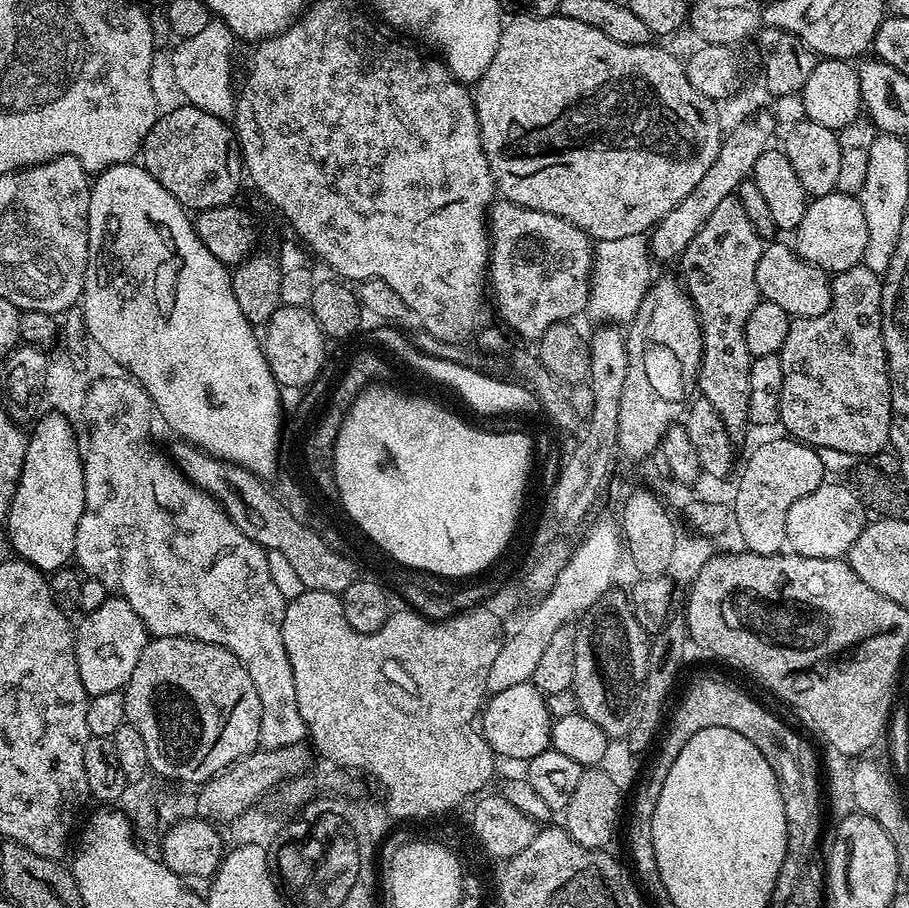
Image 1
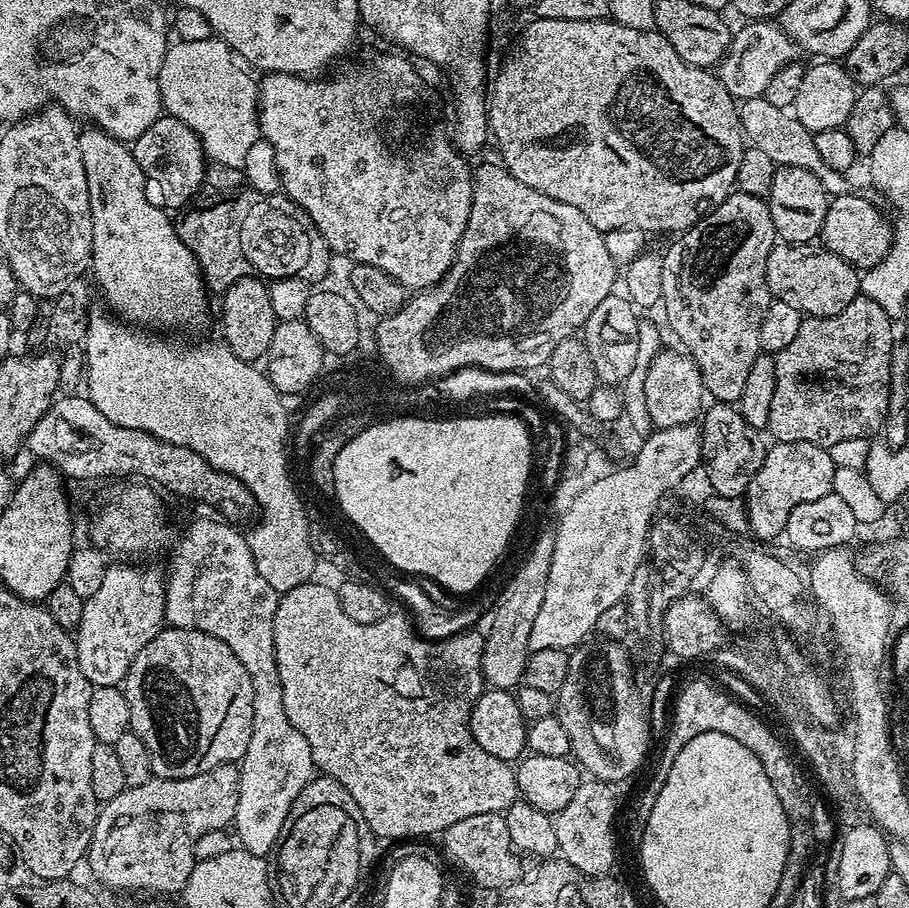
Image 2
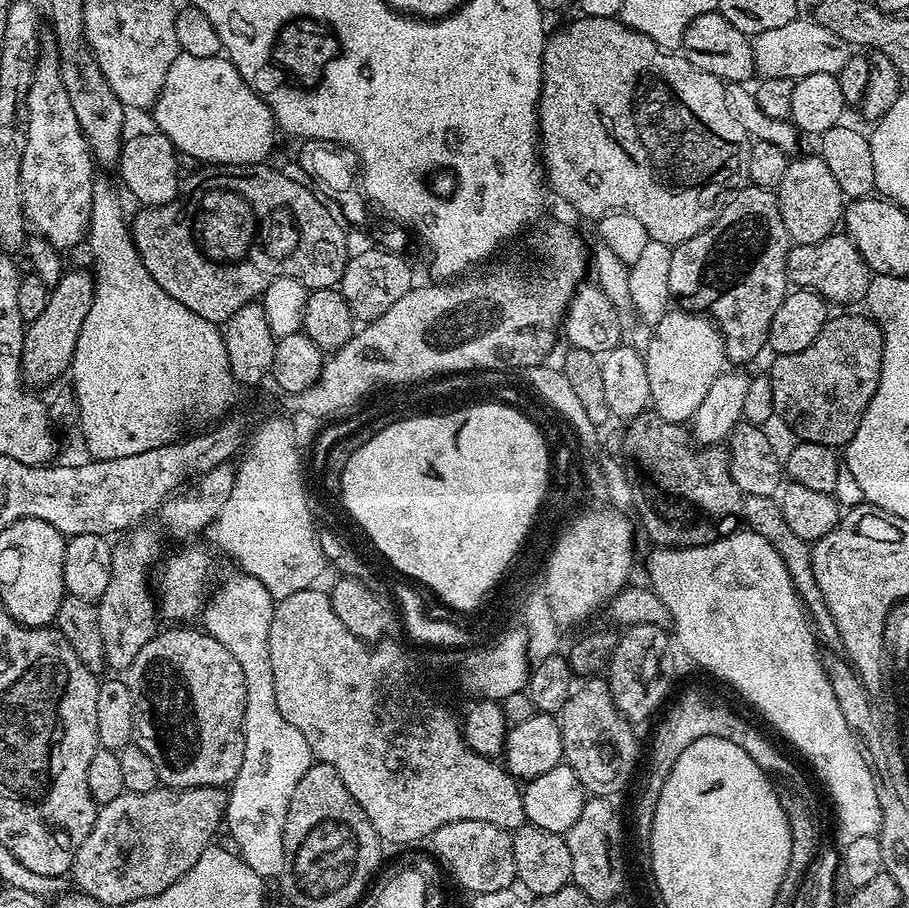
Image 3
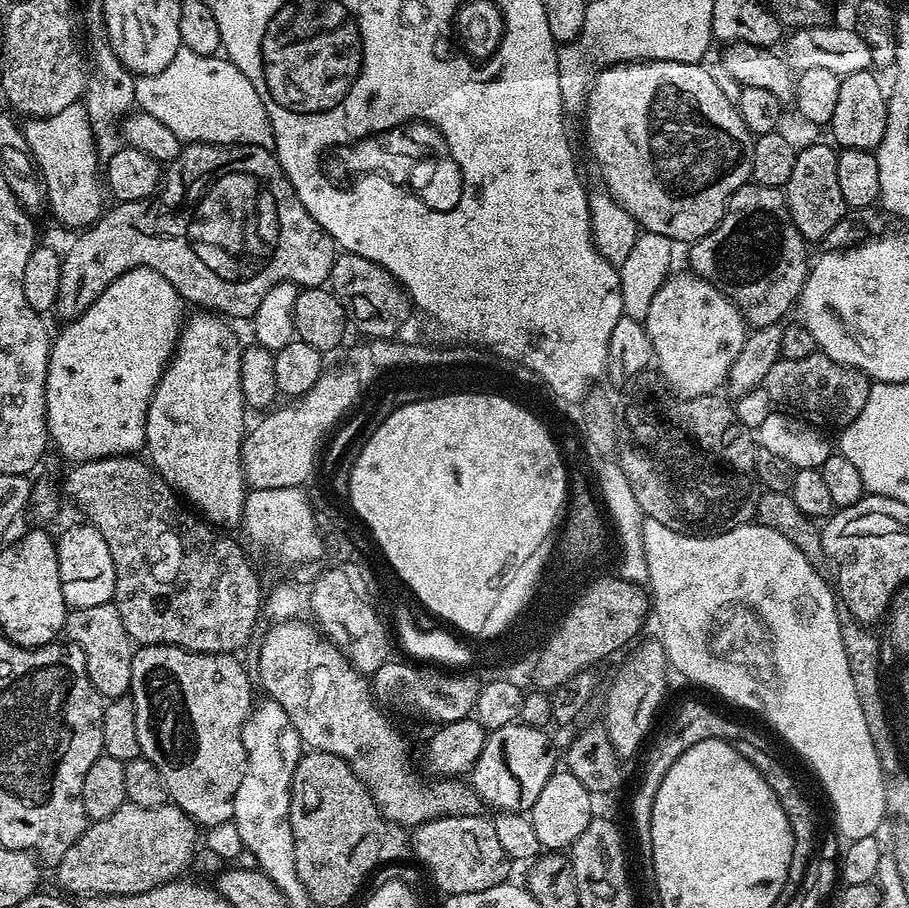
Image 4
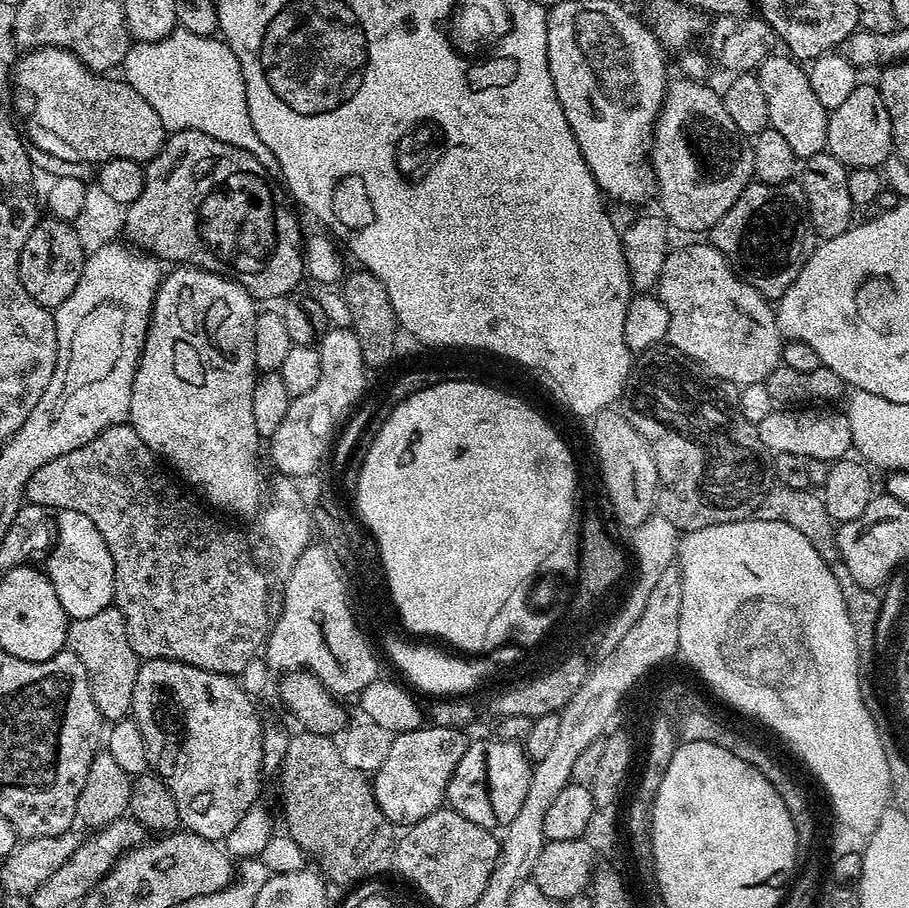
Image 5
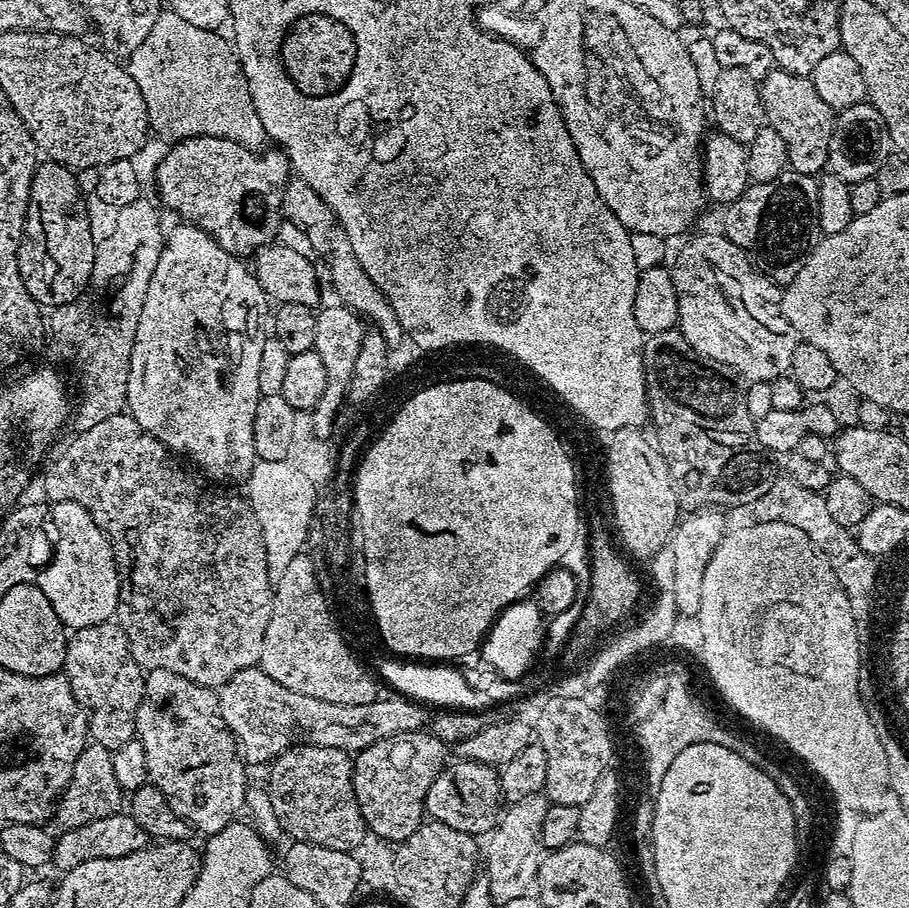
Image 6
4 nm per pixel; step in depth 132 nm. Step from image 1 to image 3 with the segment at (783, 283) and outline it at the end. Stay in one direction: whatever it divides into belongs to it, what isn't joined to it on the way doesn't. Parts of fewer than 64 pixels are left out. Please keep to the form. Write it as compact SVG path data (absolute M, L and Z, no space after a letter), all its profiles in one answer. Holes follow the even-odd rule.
M833 234L813 244L792 244L788 249L786 270L796 288L809 288L833 305L856 304L859 300L861 303L868 295L874 275L847 234Z

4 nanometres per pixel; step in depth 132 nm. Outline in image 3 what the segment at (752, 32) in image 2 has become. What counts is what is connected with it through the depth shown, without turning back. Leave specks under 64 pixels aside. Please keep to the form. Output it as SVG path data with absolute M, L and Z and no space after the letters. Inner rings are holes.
M797 18L778 26L778 30L766 30L752 40L752 53L756 63L756 72L763 79L790 78L801 80L806 74L830 74L835 76L846 66L850 55L850 46L838 34L818 26L811 18Z

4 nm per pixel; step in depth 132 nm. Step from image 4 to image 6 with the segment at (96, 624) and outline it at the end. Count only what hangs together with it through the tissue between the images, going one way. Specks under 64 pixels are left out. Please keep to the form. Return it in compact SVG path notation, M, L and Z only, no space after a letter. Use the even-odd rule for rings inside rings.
M119 623L75 629L68 641L62 672L87 711L91 739L111 749L126 746L136 736L136 715L144 697L146 672L134 662L130 642Z

